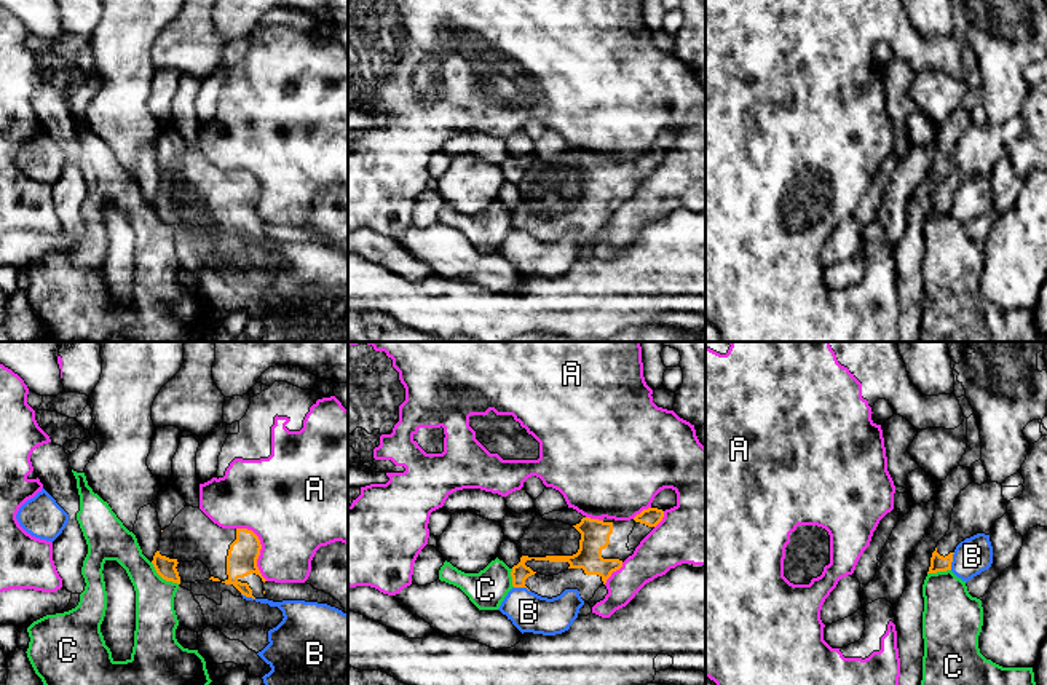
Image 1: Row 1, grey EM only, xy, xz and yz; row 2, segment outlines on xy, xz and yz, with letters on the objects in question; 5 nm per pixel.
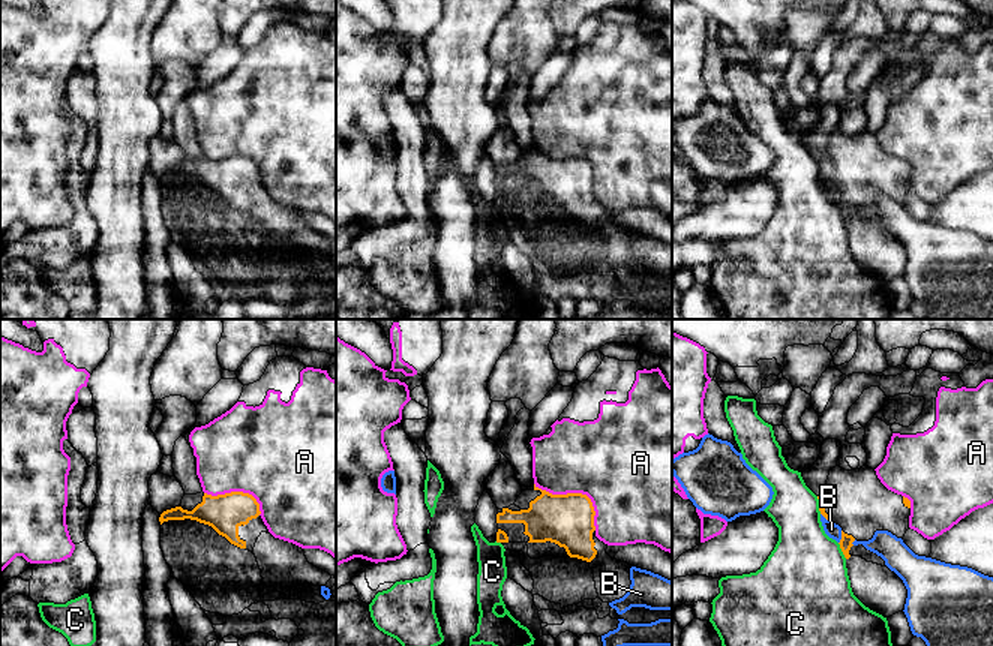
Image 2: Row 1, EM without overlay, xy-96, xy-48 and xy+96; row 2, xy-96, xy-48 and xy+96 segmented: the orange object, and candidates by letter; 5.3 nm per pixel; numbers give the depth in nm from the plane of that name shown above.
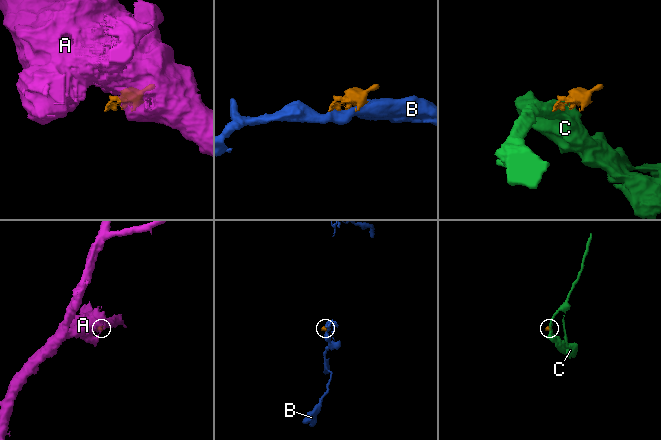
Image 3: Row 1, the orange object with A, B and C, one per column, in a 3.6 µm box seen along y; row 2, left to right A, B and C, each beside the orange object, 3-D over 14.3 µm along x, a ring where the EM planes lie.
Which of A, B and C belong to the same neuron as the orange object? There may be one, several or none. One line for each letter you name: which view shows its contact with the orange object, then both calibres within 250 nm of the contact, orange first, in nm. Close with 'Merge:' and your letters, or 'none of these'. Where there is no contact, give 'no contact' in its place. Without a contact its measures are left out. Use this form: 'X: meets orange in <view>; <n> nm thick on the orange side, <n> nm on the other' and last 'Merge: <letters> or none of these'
Merge: none of these

